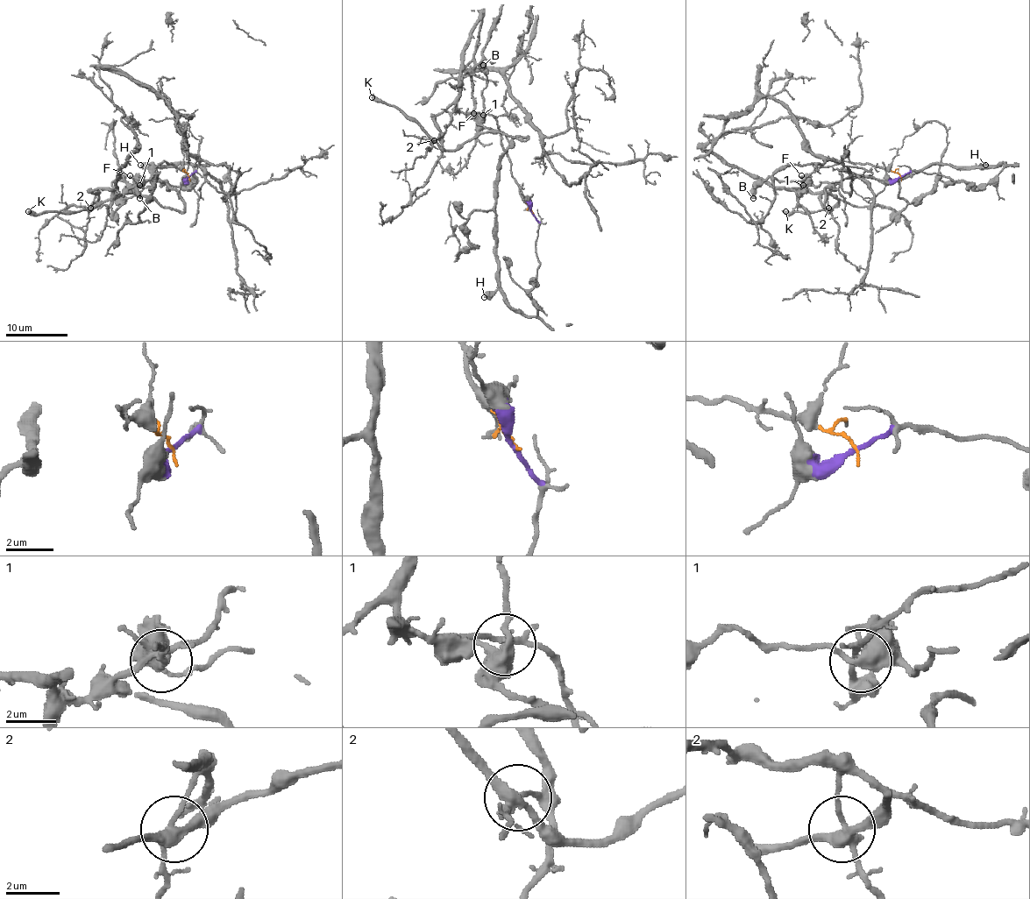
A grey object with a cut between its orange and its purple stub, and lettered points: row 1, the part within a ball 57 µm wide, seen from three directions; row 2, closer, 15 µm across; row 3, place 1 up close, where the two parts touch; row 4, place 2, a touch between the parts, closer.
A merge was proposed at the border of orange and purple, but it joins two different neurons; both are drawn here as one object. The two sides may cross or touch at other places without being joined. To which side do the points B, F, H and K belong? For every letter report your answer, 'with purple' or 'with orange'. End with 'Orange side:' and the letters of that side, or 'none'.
B: with purple
F: with purple
H: with purple
K: with purple
Orange side: none

